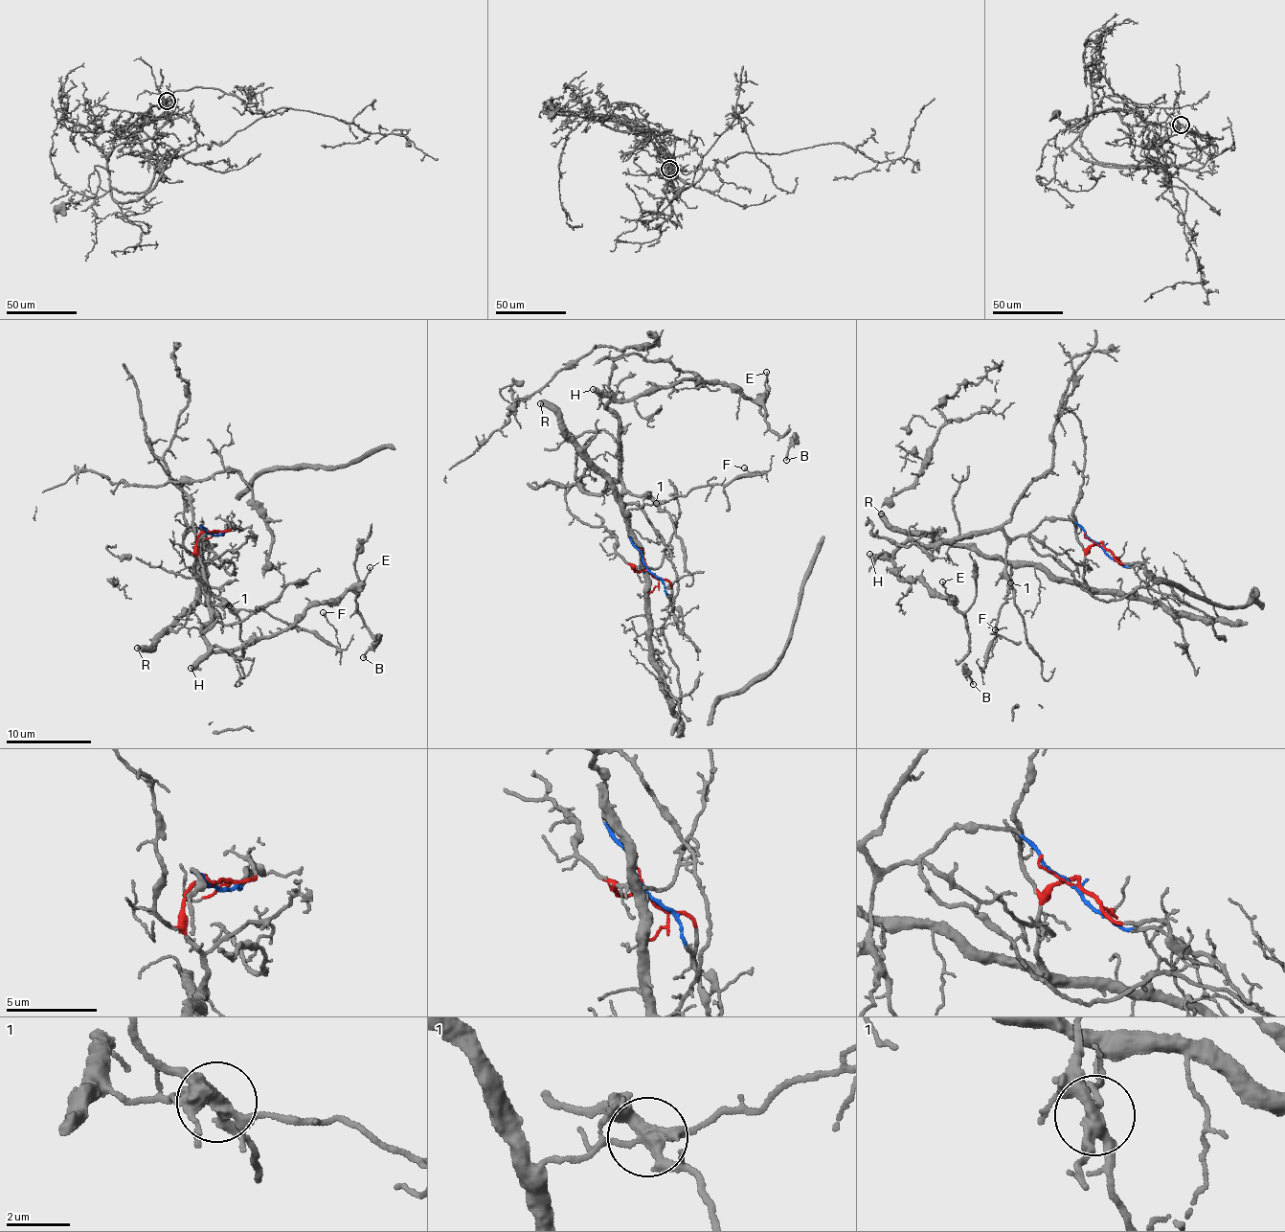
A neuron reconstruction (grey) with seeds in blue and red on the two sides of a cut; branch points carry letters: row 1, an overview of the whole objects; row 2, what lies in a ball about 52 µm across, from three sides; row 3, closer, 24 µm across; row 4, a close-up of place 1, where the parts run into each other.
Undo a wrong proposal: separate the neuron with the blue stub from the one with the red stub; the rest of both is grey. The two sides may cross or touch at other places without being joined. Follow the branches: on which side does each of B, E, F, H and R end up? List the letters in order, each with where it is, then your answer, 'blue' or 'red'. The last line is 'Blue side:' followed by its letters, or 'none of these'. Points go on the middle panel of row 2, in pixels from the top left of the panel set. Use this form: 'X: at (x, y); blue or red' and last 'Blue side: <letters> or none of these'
B: at (786, 460); blue
E: at (766, 372); blue
F: at (744, 467); red
H: at (593, 389); blue
R: at (540, 403); red
Blue side: B, E, H

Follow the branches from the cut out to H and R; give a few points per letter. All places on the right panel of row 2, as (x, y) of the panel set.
H: (1100, 546), (1070, 519), (1048, 518), (1018, 536), (1000, 529), (972, 532), (870, 554)
R: (1100, 544), (1085, 557), (1084, 581), (1071, 583), (1049, 579), (1033, 566), (1014, 567), (895, 531), (880, 513)

